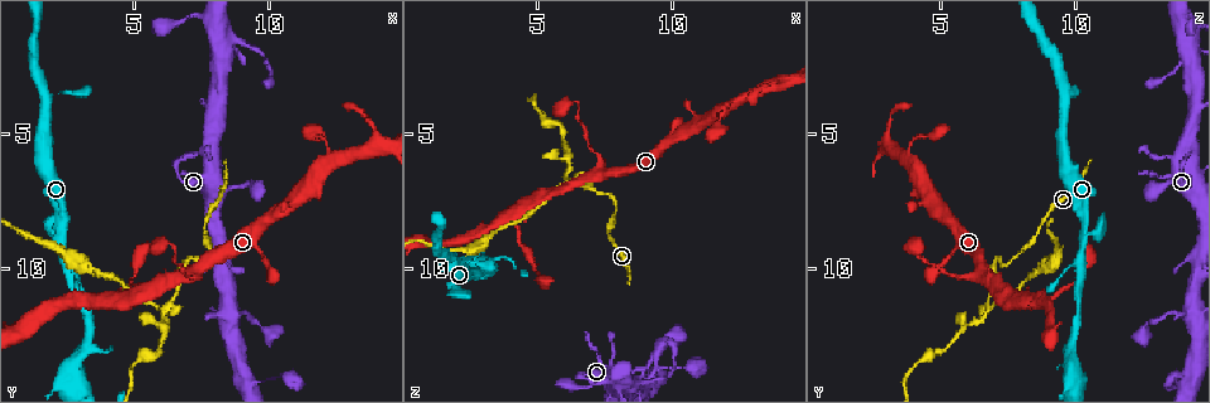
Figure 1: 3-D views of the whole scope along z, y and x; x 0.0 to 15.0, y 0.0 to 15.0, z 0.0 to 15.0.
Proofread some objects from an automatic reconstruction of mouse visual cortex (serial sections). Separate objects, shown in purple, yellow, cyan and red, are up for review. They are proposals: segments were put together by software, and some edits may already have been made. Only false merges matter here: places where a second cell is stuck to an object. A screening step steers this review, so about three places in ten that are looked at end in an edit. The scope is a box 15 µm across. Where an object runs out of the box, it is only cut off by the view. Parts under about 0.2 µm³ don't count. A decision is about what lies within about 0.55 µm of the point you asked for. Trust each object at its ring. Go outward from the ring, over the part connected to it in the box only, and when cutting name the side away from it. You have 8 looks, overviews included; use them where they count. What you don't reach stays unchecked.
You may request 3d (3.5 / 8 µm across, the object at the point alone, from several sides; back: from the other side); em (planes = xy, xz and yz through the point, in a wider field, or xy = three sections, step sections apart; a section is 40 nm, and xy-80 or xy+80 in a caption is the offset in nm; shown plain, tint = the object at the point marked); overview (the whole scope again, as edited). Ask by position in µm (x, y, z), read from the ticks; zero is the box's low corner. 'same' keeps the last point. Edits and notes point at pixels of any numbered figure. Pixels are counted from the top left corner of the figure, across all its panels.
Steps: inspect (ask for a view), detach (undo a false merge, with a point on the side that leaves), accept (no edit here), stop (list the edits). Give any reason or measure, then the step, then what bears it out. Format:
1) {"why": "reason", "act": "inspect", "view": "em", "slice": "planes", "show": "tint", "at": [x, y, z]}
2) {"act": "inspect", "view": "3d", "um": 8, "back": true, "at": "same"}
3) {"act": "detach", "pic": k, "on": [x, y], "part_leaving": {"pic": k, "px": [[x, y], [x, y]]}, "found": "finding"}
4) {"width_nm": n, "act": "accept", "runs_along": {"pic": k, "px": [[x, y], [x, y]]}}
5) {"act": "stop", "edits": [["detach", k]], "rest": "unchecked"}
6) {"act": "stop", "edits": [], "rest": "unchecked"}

{"why": "branch point", "act": "inspect", "view": "3d", "um": 3.5, "at": [2.3, 8.7, 10.4]}

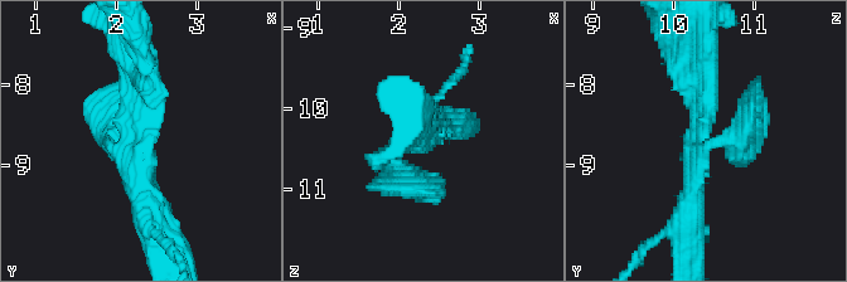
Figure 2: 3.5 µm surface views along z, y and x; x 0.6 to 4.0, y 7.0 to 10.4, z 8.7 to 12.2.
{"why": "now the EM", "act": "inspect", "view": "em", "slice": "xy", "step": 1, "show": "tint", "at": [2.30, 8.70, 10.30]}

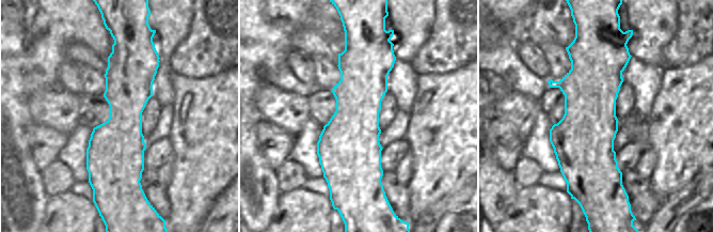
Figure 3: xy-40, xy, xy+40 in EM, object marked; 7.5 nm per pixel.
{"act": "accept", "found": "one cell here"}

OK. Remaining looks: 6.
{"why": "abrupt turn", "act": "inspect", "view": "3d", "um": 3.5, "at": [7.8, 9.8, 7.4]}

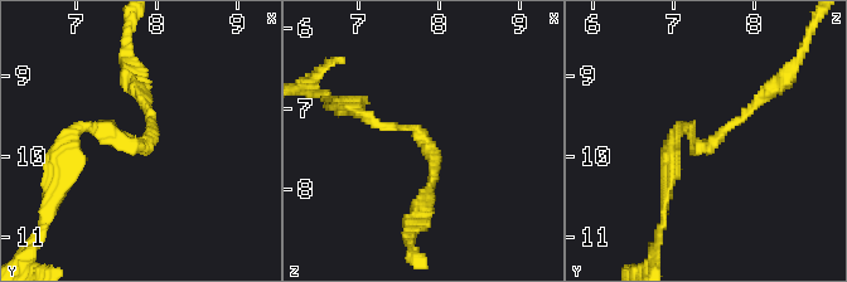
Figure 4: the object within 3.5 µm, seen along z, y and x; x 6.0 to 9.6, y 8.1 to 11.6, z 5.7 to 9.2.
{"why": "need the tissue", "act": "inspect", "view": "em", "slice": "xy", "step": 3, "show": "tint", "at": [7.80, 9.85, 7.40]}

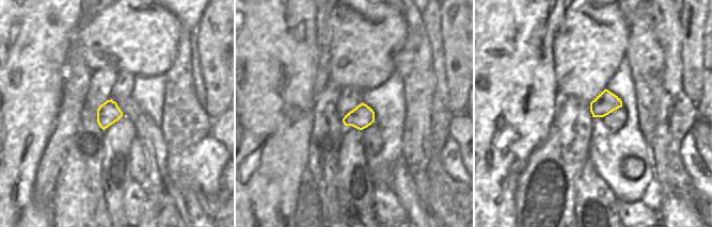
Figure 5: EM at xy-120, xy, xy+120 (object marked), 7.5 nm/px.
{"act": "accept", "runs_along": {"pic": 4, "px": [[765, 96], [710, 146], [674, 137]]}, "found": "continuous, no second cell"}

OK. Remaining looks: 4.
{"why": "a fork", "act": "inspect", "view": "3d", "um": 3.5, "at": [4.1, 11.2, 7.9]}

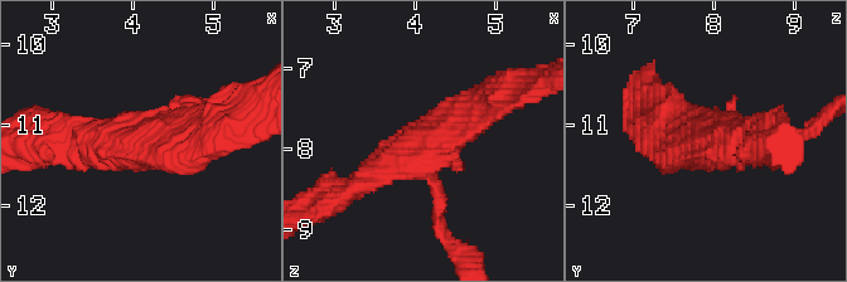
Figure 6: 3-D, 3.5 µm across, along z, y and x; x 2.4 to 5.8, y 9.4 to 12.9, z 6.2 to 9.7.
{"act": "inspect", "view": "em", "slice": "xy", "step": 2, "show": "tint", "at": [4.10, 11.20, 8.00]}

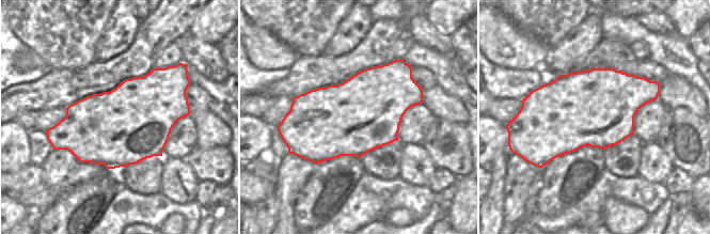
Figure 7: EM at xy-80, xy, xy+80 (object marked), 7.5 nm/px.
{"act": "accept", "runs_along": {"pic": 6, "px": [[493, 98], [349, 191]]}, "found": "one cell here"}

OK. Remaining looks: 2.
{"act": "stop", "edits": [], "rest": "unchecked"}

